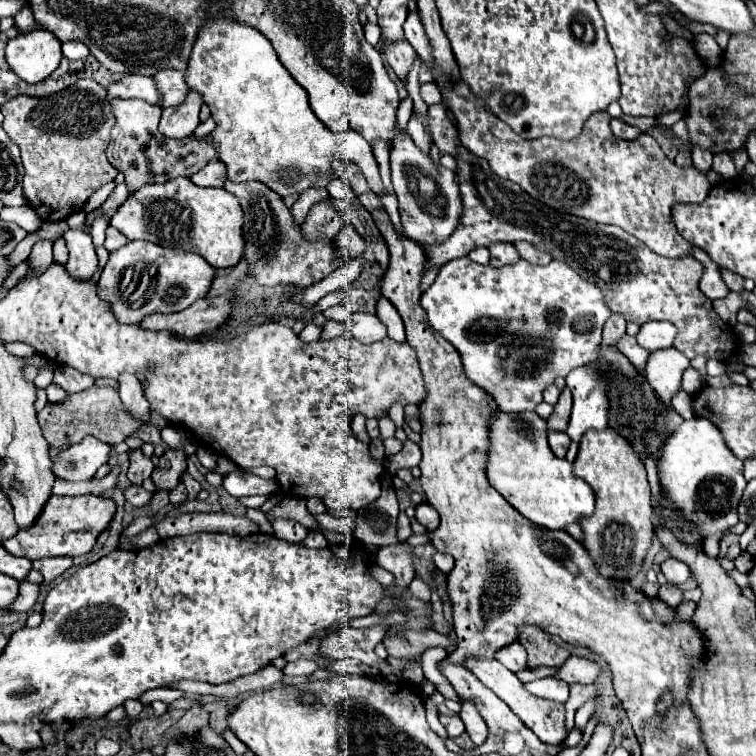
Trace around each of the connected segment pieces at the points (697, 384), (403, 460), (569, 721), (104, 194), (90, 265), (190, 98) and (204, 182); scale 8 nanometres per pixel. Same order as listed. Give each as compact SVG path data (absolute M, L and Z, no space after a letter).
M689 367L683 373L681 384L686 392L690 394L697 393L702 386L700 374L694 368Z
M405 441L403 449L401 449L397 455L385 459L385 469L387 469L389 473L397 473L399 469L411 469L411 467L417 467L419 461L421 461L419 445L415 445L413 441Z
M571 684L569 686L570 694L567 703L565 703L565 723L567 734L575 726L575 713L579 707L581 707L587 700L594 698L598 691L595 685L581 685L581 684Z
M112 181L103 185L101 188L95 191L85 203L83 209L85 213L88 214L100 207L106 201L107 197L111 194L115 186L116 183Z
M67 231L67 249L69 249L69 261L67 269L75 279L89 279L97 271L97 253L95 245L91 241L91 235L83 231Z
M189 89L189 95L185 97L185 101L181 105L163 109L159 131L165 137L173 137L173 139L191 135L197 129L197 125L201 123L199 121L201 105L203 105L203 95L195 89Z
M211 161L191 177L191 181L201 187L223 187L225 179L227 179L227 169L221 161Z

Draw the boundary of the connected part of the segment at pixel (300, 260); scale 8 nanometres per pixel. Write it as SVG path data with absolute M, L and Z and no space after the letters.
M259 181L249 183L225 183L225 189L233 193L245 213L243 237L245 251L243 261L249 263L247 277L255 279L259 285L275 287L275 285L291 285L299 289L307 289L309 285L319 283L339 267L343 267L343 257L339 255L335 239L319 239L309 241L303 237L301 225L295 223L291 209L283 203L283 197L271 191L267 185Z

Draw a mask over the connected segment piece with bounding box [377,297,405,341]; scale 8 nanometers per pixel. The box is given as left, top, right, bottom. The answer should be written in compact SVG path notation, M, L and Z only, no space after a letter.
M381 297L379 303L377 303L377 317L385 323L385 327L387 327L391 339L395 339L395 341L405 341L403 321L401 321L397 309L395 309L385 297Z

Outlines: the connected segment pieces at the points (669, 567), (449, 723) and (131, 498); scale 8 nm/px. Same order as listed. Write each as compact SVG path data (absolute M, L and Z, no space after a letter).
M667 559L667 561L663 561L661 571L663 571L665 579L667 579L669 583L675 583L675 585L681 585L681 583L685 583L687 579L691 579L691 569L689 569L683 561L677 561L677 559Z
M439 715L439 721L443 723L443 727L447 729L447 735L453 739L457 735L461 735L465 731L463 727L463 721L459 717L445 717L445 715Z
M129 485L129 487L123 491L123 495L125 495L125 501L131 503L131 505L135 505L135 507L147 505L147 503L151 501L151 497L153 497L149 491L145 491L143 487L137 487L137 485Z

